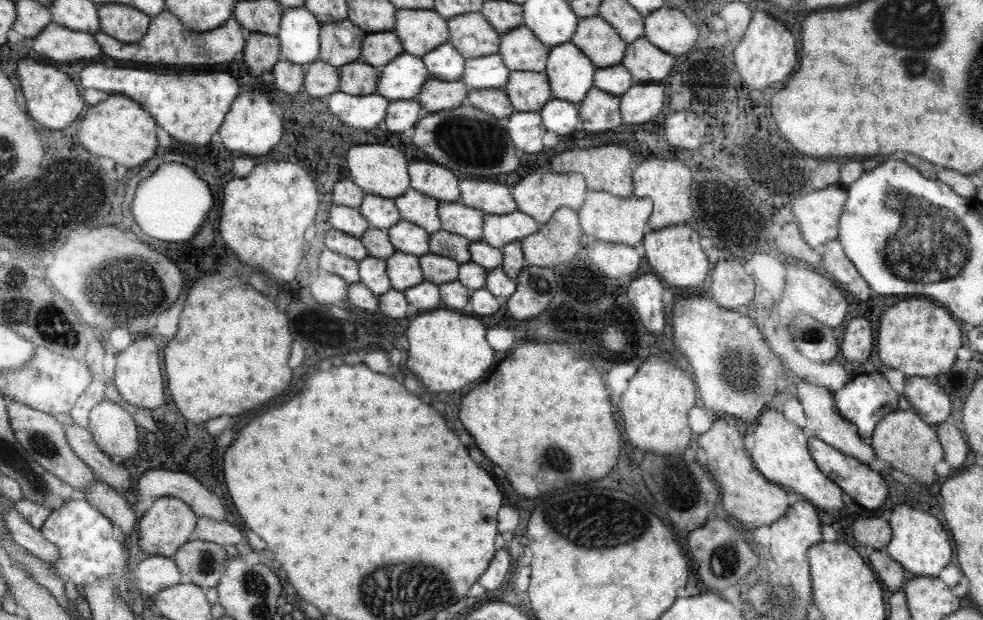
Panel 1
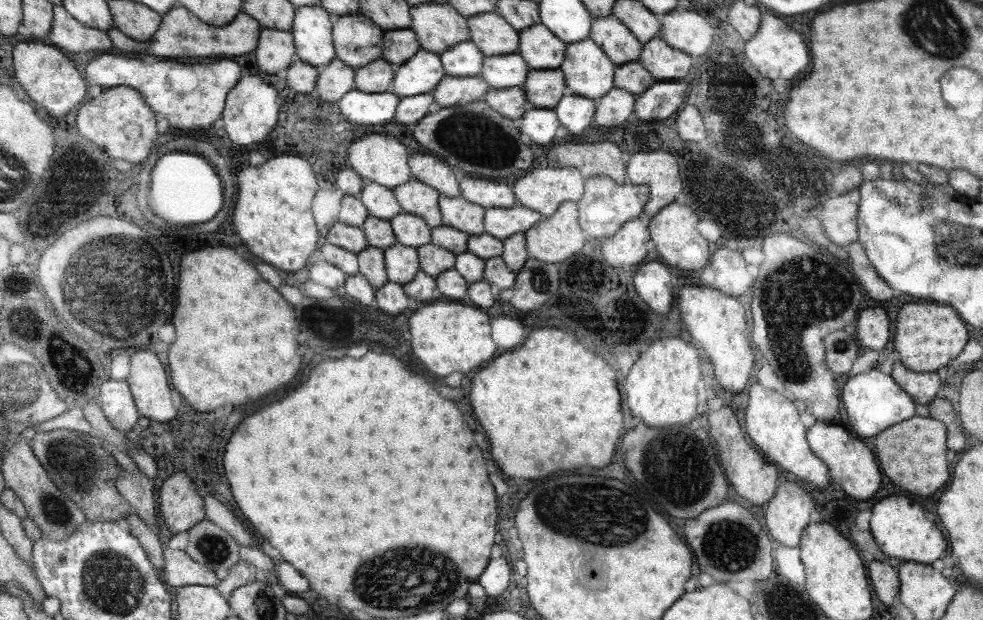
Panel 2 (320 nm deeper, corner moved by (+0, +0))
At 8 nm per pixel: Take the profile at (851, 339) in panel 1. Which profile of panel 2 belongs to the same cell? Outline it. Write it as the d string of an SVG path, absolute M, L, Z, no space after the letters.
M864 308L855 323L855 336L864 349L879 351L887 344L889 320L881 308Z

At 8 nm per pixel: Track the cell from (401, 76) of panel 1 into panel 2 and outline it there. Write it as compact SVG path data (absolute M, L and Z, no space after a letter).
M419 50L406 63L397 65L392 92L404 97L431 93L443 78L441 56Z

